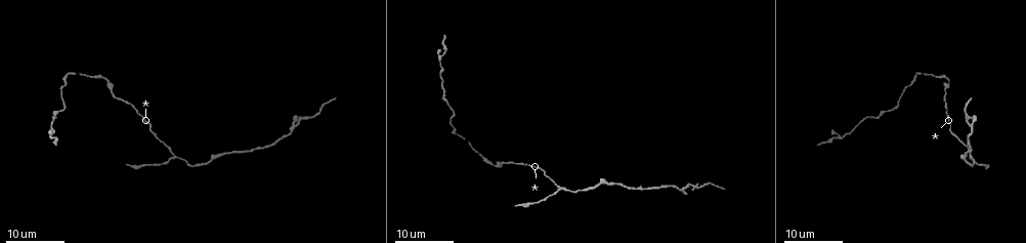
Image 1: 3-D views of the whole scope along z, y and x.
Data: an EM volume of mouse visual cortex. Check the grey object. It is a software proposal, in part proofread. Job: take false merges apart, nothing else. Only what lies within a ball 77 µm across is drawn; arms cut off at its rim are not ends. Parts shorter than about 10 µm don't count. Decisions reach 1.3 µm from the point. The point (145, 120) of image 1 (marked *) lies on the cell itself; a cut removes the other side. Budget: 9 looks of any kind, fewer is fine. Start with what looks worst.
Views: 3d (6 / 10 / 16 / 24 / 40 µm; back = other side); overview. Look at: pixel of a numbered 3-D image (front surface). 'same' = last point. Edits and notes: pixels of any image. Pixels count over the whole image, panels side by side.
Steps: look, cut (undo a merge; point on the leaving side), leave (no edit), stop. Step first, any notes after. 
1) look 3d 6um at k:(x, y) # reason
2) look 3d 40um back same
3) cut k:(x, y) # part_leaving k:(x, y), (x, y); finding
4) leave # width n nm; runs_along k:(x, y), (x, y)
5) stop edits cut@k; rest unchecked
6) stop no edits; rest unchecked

look 3d 16um at 1:(107, 81) # a narrow waist

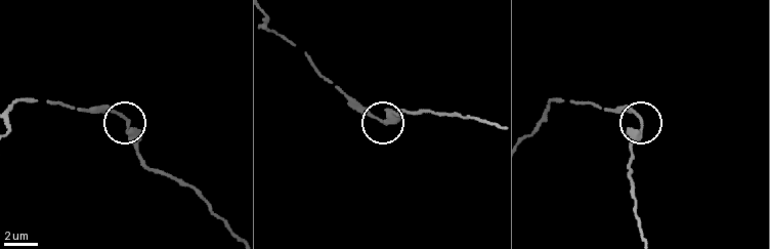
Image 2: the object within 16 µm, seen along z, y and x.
look 3d 10um at 2:(641, 117)

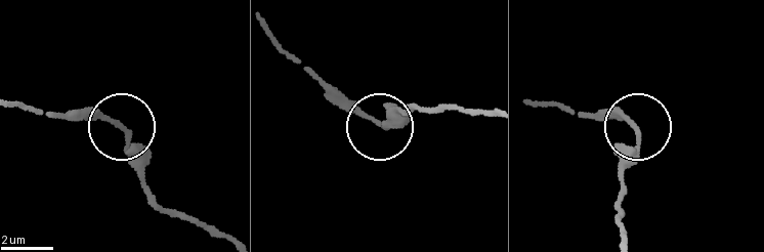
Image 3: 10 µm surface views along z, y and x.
leave # one cell here

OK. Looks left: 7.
look 3d 24um at 1:(454, 127) # sudden change in width

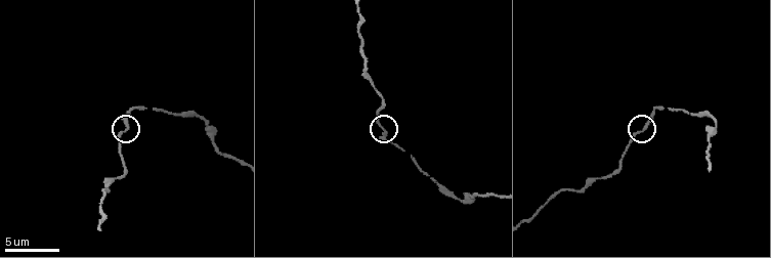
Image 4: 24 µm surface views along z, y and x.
look 3d 6um at 4:(386, 131) # zoom in

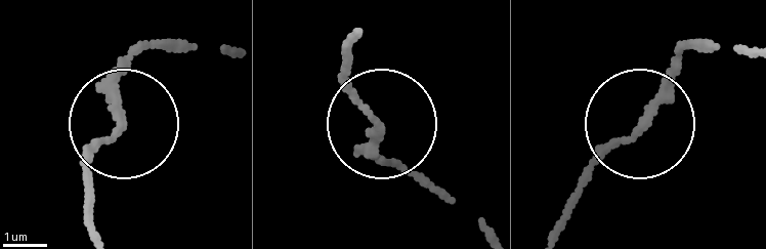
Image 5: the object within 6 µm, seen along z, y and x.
leave # runs_along 5:(233, 51), (160, 44), (127, 66), (123, 132), (86, 205); one cell here

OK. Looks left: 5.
look 3d 10um at 4:(98, 221)

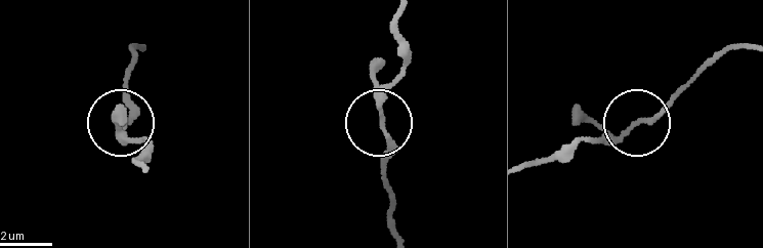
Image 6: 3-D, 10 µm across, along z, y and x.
leave # width 150 nm; runs_along 6:(396, 235), (379, 116), (406, 52); all the same cell

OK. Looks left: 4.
look 3d 16um at 4:(576, 191) # calibre changes

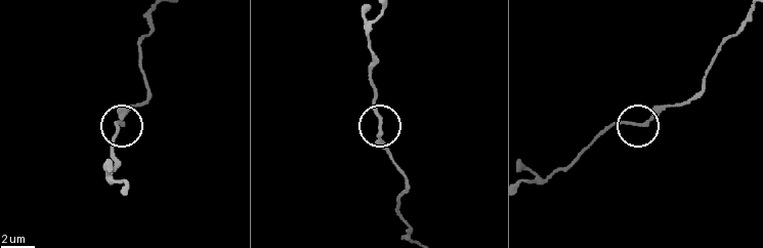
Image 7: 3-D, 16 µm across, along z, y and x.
leave # one cell here

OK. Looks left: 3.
stop no edits; rest unchecked

